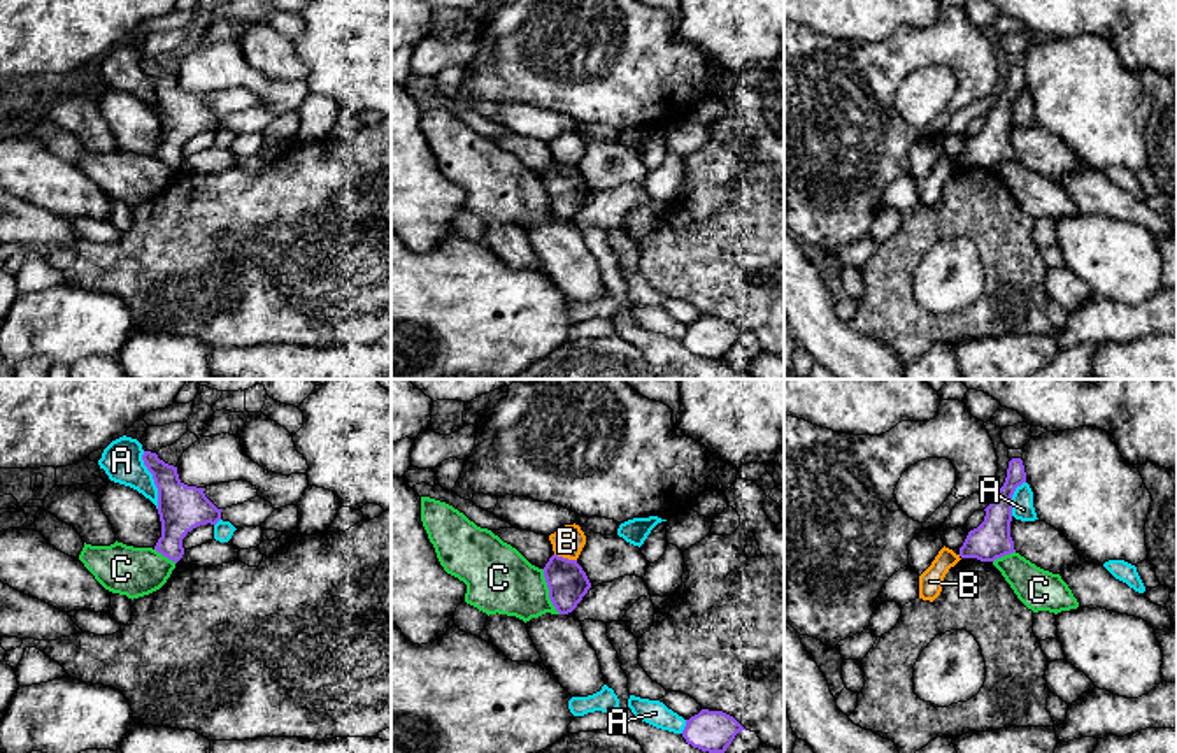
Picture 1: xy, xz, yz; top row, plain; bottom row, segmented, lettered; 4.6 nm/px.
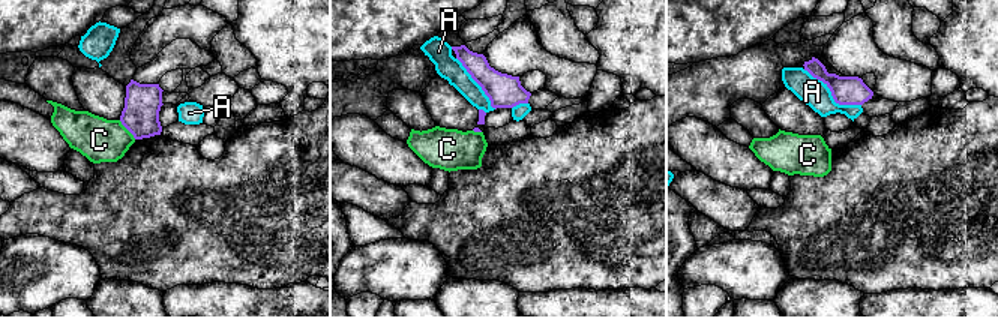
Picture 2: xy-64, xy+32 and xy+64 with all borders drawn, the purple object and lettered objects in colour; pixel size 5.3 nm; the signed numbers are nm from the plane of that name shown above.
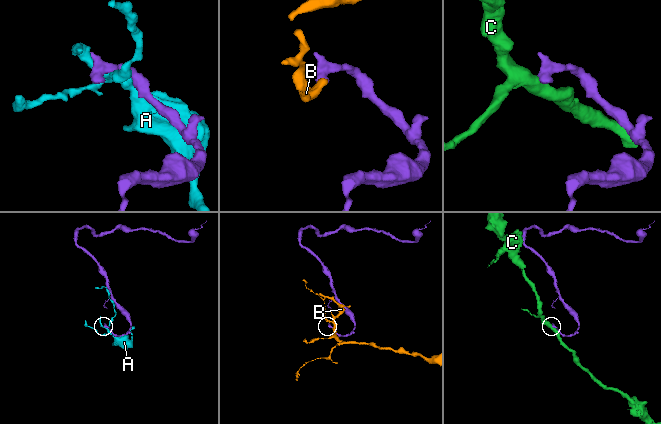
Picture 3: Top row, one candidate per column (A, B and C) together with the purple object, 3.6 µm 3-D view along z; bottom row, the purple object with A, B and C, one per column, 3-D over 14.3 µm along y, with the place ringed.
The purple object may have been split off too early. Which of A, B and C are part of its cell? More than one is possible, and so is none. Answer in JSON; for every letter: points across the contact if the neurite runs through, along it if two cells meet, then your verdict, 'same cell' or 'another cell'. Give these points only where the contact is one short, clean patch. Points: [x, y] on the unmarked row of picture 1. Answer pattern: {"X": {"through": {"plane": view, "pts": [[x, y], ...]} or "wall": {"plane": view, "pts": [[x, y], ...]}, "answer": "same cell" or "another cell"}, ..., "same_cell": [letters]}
{"A": {"answer": "another cell"}, "B": {"wall": {"plane": "xz", "pts": [[555, 160], [576, 167]]}, "answer": "another cell"}, "C": {"wall": {"plane": "xz", "pts": [[541, 176], [548, 204], [560, 220]]}, "answer": "another cell"}, "same_cell": []}

